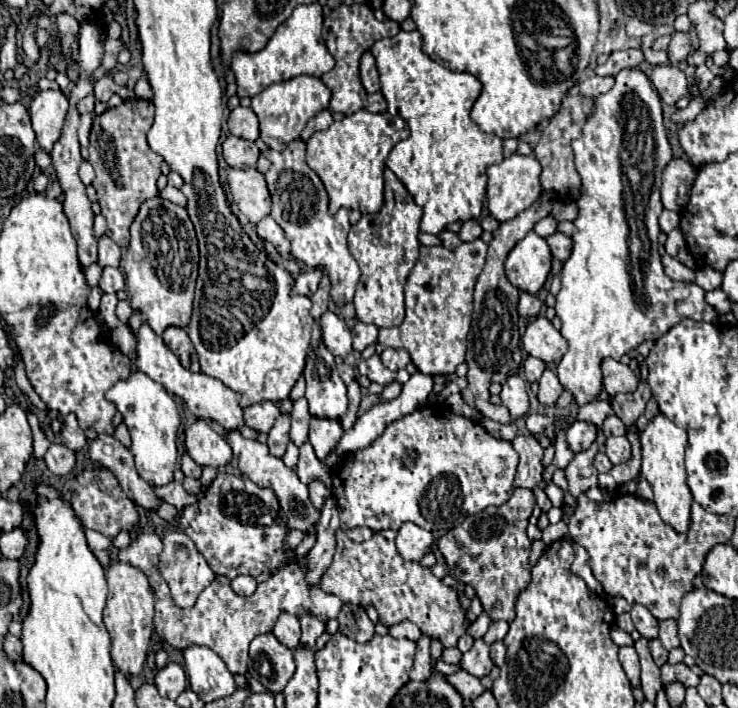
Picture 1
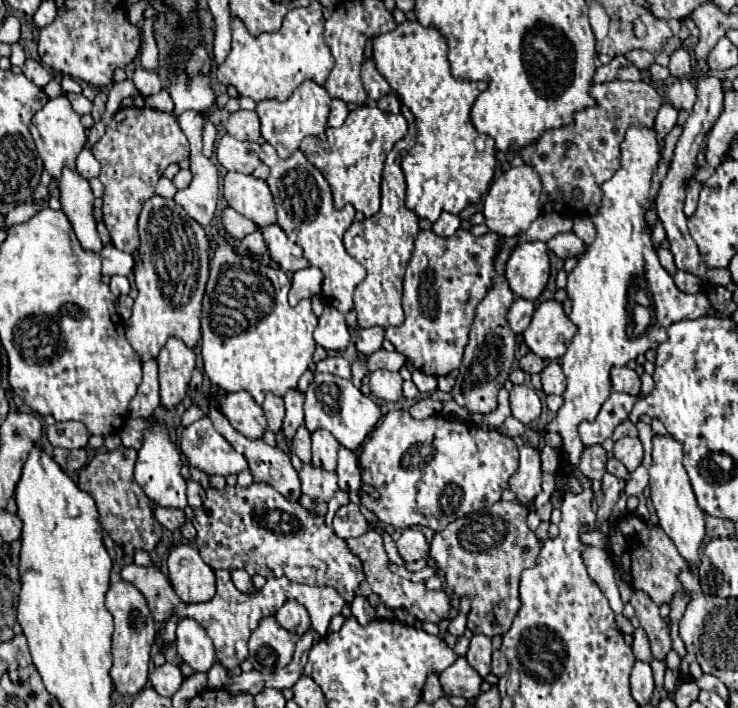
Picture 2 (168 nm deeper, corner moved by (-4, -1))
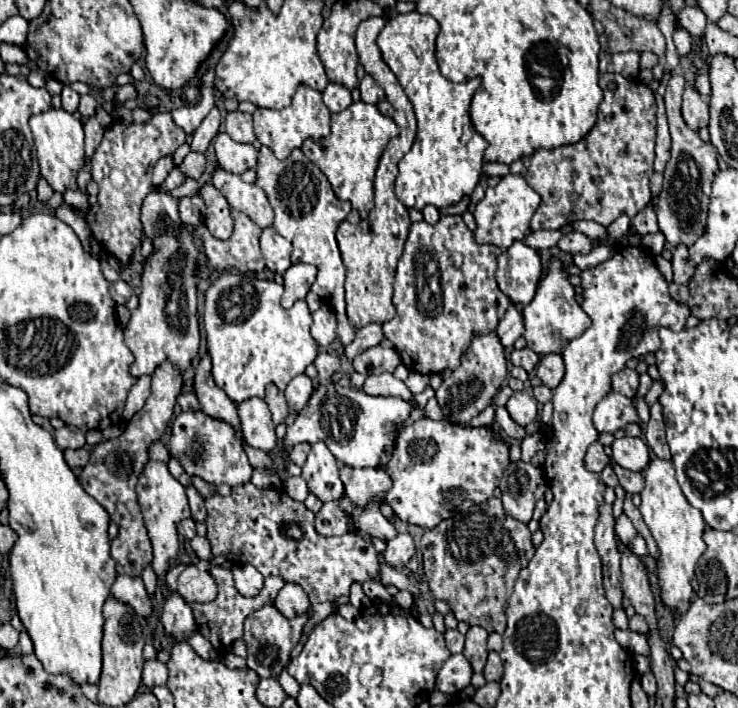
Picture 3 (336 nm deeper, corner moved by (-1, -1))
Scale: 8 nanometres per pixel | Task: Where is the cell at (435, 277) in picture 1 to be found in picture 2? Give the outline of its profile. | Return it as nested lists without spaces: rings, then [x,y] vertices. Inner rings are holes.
[[[459,229],[447,239],[437,237],[433,231],[421,231],[417,235],[403,281],[405,321],[399,327],[385,329],[385,339],[389,339],[415,369],[435,377],[459,369],[475,307],[485,297],[495,277],[493,257],[497,247],[499,235],[491,231],[483,237],[475,237]]]

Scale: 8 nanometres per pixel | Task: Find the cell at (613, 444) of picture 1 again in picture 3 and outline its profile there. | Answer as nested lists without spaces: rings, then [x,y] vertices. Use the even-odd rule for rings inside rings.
[[[622,437],[612,443],[612,459],[630,471],[642,471],[650,463],[650,449],[640,437]],[[648,451],[648,461],[646,461]]]

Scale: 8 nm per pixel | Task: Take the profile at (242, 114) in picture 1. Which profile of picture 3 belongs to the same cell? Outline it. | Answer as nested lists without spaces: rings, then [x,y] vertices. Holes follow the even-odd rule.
[[[232,111],[226,115],[226,133],[238,143],[254,143],[256,135],[252,129],[252,115],[242,111]]]

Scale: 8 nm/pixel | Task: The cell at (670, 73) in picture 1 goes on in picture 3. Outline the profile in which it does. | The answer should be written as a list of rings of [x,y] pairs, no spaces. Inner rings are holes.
[[[686,87],[684,89],[684,103],[682,103],[682,115],[686,125],[692,131],[698,131],[708,125],[708,103],[698,95],[696,89]]]

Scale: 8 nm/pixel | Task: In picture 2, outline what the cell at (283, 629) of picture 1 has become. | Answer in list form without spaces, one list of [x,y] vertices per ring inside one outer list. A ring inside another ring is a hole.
[[[287,601],[277,613],[275,613],[275,619],[281,627],[285,627],[289,633],[295,633],[295,635],[303,635],[305,631],[311,629],[311,621],[309,621],[309,615],[305,611],[303,605],[299,605],[297,601]]]

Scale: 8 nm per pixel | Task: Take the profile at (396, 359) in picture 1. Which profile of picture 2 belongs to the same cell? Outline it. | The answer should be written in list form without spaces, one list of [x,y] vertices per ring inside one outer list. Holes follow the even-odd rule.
[[[379,349],[371,357],[367,357],[367,369],[377,371],[377,369],[389,369],[389,371],[399,371],[405,365],[405,357],[397,351],[385,351]]]

